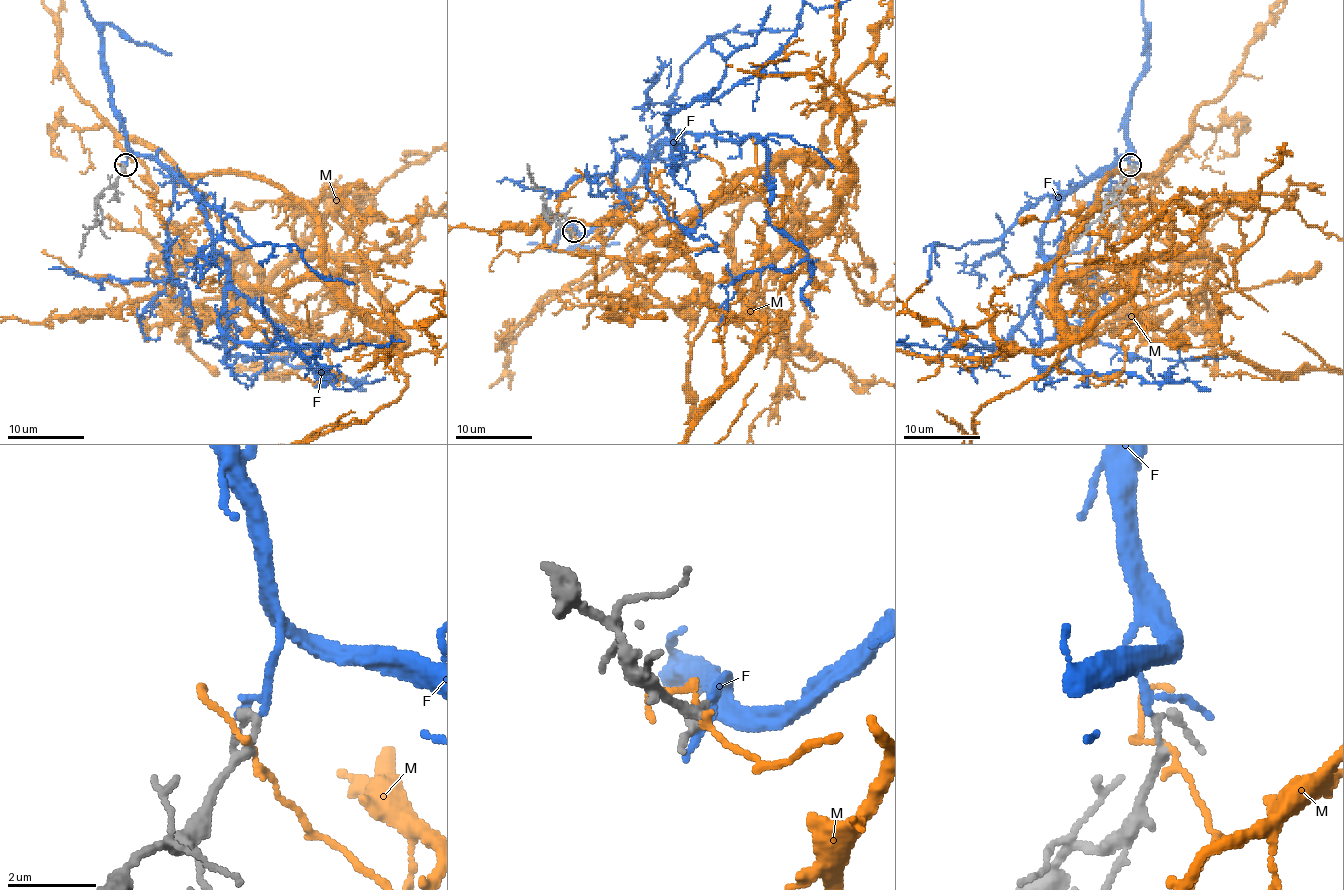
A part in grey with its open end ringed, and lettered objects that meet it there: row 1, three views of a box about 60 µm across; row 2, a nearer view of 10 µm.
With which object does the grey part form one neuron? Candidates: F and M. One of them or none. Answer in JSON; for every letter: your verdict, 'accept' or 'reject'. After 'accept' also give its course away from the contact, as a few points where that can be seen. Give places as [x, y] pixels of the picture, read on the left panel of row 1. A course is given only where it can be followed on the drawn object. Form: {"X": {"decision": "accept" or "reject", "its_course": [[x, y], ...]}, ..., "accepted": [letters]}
{"F": {"decision": "accept"}, "M": {"decision": "reject"}, "accepted": ["F"]}

